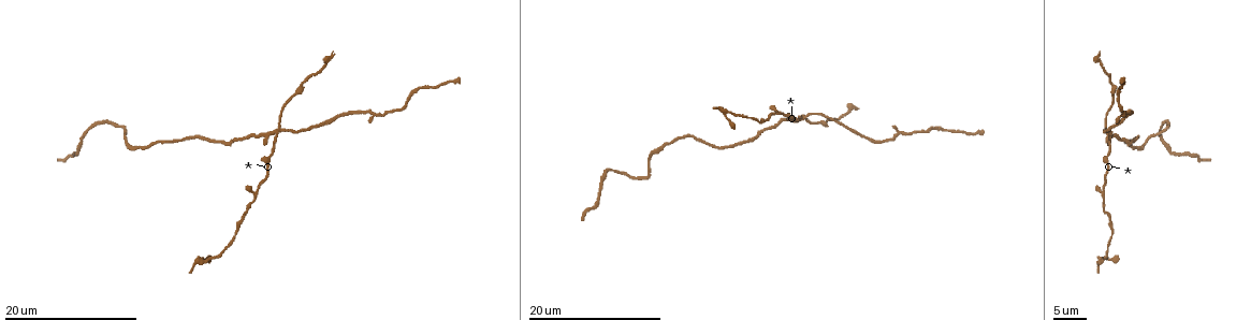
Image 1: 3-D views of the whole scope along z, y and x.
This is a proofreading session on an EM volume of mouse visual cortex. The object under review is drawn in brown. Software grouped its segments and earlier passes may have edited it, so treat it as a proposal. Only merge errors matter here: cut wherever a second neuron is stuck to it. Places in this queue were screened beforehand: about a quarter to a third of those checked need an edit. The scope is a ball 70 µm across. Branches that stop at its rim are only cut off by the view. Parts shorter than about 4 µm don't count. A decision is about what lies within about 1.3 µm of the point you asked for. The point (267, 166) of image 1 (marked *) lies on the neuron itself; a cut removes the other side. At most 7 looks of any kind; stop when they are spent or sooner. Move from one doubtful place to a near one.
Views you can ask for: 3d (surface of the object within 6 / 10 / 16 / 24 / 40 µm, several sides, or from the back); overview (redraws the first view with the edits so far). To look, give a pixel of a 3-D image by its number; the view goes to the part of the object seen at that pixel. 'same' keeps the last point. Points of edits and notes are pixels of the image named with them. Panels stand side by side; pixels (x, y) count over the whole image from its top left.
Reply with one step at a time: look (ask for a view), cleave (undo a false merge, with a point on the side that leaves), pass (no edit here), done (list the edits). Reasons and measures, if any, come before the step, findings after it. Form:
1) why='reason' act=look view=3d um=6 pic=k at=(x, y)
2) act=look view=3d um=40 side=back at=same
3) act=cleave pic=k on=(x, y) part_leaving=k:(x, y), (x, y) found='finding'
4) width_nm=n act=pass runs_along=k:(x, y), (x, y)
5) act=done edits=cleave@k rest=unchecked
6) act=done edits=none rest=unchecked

why='looks like a crossing' act=look view=3d um=16 pic=1 at=(275, 129)

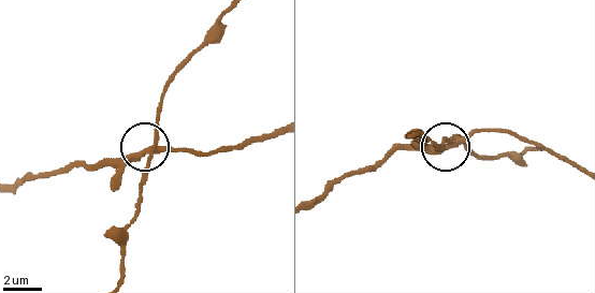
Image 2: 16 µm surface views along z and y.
why='zoom in' act=look view=3d um=10 pic=2 at=(141, 152)

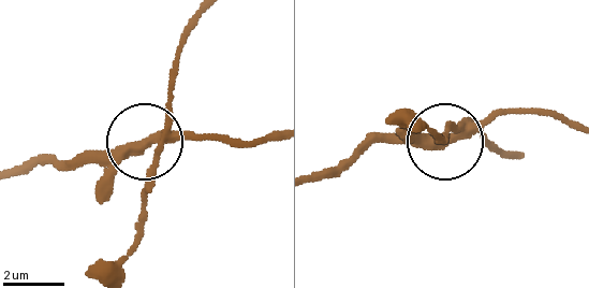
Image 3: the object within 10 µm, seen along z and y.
arms=4 act=cleave pic=3 on=(123, 154) part_leaving=3:(161, 140), (17, 170) found='a second neuron is stuck on'

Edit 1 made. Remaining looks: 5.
act=look view=overview

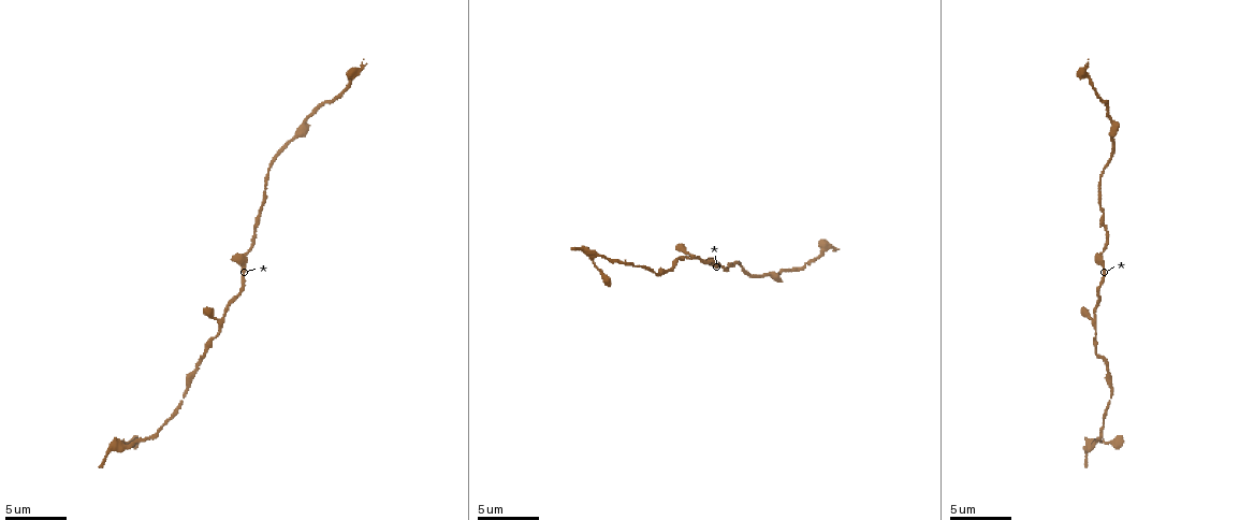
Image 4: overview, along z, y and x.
why='three arms meet' act=look view=3d um=16 pic=4 at=(1102, 440)

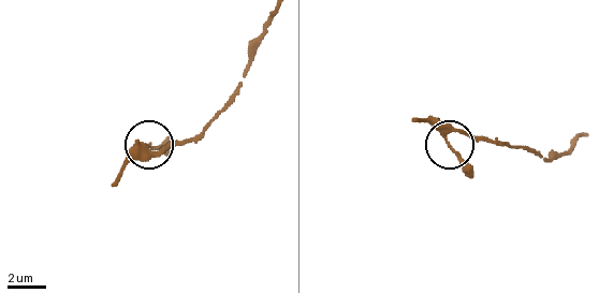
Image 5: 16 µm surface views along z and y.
arms=3 act=pass runs_along=5:(580, 135), (543, 158), (462, 132), (447, 140), (418, 119) found='all the same neuron'

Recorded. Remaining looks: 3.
why='thin neck' act=look view=3d um=10 pic=4 at=(219, 333)

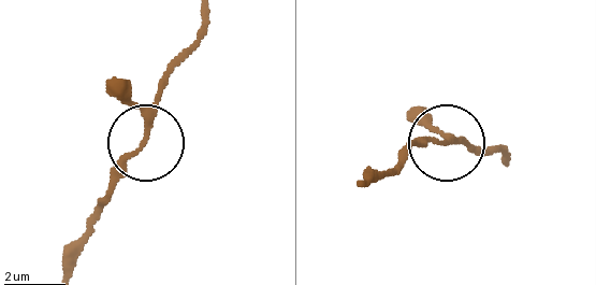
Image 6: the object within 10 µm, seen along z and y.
act=pass found='all the same neuron'

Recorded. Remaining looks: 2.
act=done edits=cleave@3 rest=unchecked

